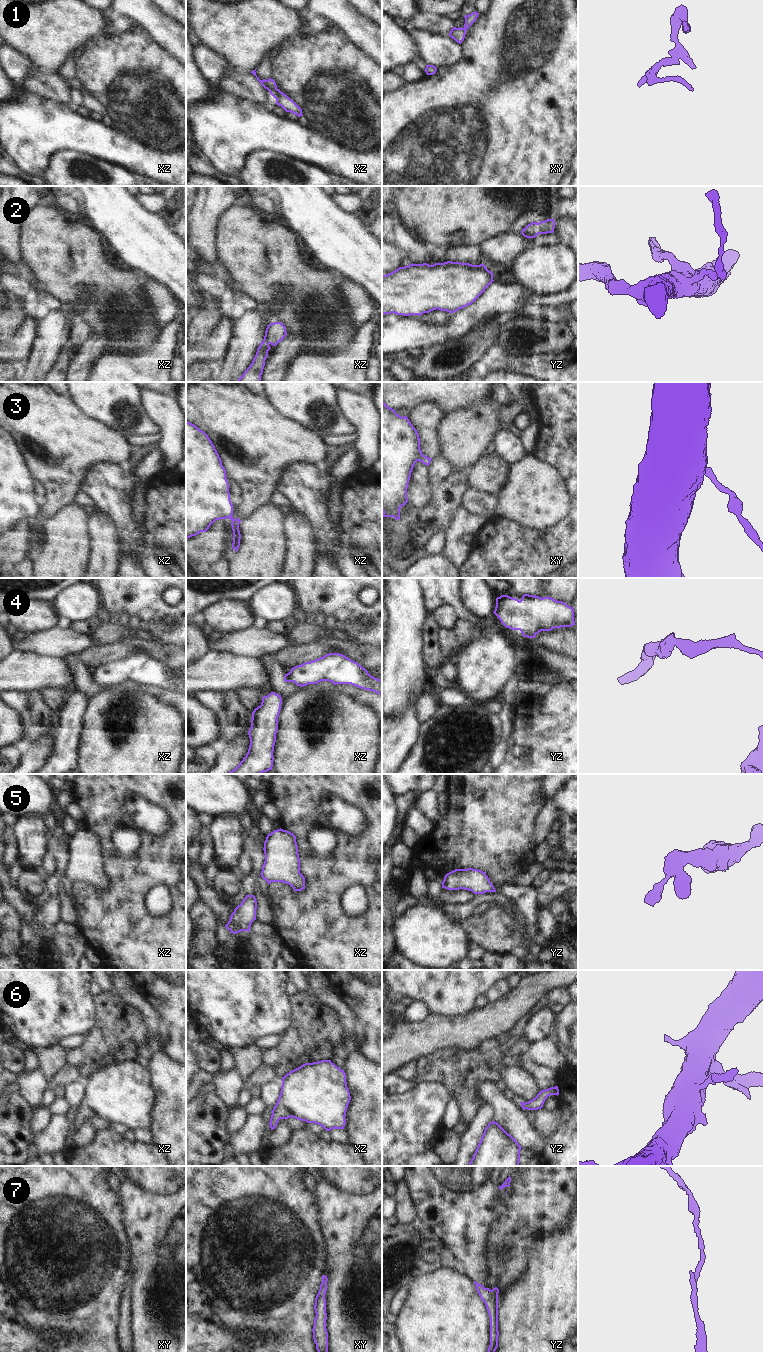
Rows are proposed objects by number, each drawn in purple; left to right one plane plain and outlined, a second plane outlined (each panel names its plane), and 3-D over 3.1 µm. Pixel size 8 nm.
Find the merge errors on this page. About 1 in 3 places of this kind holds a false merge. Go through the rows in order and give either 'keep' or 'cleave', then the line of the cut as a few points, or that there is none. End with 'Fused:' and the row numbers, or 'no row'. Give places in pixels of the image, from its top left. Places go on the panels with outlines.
1: keep; cut none
2: keep; cut none
3: keep; cut none
4: keep; cut none
5: keep; cut none
6: keep; cut none
7: keep; cut none
Fused: no row

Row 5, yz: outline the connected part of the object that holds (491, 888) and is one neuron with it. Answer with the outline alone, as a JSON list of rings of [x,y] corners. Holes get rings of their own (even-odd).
[[[473,868],[455,869],[447,873],[441,882],[442,888],[448,890],[469,890],[474,894],[496,892],[485,872]]]

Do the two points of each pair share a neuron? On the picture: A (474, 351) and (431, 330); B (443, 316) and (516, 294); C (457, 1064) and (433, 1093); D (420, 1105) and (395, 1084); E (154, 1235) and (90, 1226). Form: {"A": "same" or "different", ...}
{"A": "different", "B": "different", "C": "different", "D": "different", "E": "different"}

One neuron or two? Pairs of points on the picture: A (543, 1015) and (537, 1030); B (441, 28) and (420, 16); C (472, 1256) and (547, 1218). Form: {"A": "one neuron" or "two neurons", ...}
{"A": "one neuron", "B": "one neuron", "C": "two neurons"}

